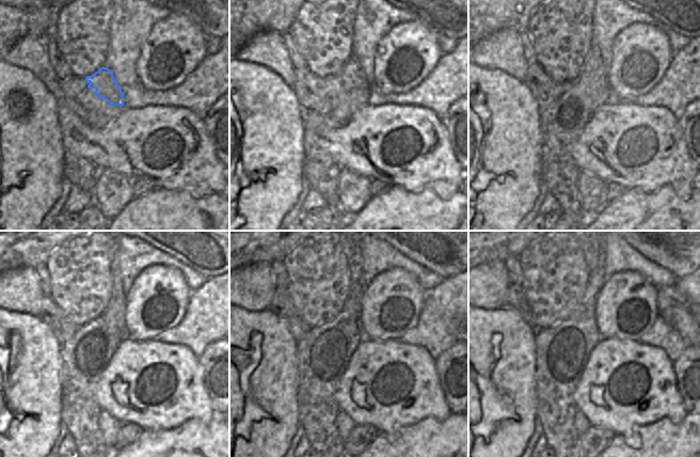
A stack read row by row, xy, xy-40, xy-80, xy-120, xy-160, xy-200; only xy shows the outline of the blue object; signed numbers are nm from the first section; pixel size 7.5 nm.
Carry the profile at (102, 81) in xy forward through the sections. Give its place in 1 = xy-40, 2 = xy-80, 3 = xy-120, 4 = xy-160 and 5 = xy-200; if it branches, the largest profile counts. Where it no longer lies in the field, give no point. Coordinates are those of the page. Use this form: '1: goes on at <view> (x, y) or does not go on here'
1: goes on at xy-40 (350, 83)
2: goes on at xy-80 (594, 90)
3: goes on at xy-120 (114, 314)
4: goes on at xy-160 (352, 252)
5: goes on at xy-200 (589, 252)

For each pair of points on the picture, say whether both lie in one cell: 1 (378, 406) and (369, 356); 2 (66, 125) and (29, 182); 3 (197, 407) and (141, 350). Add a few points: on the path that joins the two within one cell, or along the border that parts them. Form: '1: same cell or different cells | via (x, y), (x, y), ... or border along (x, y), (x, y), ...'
1: same cell | via (370, 393), (368, 389), (369, 368)
2: different cells | border along (54, 107), (58, 113), (61, 144), (65, 151)
3: same cell | via (180, 389), (176, 367), (168, 361), (159, 360)

